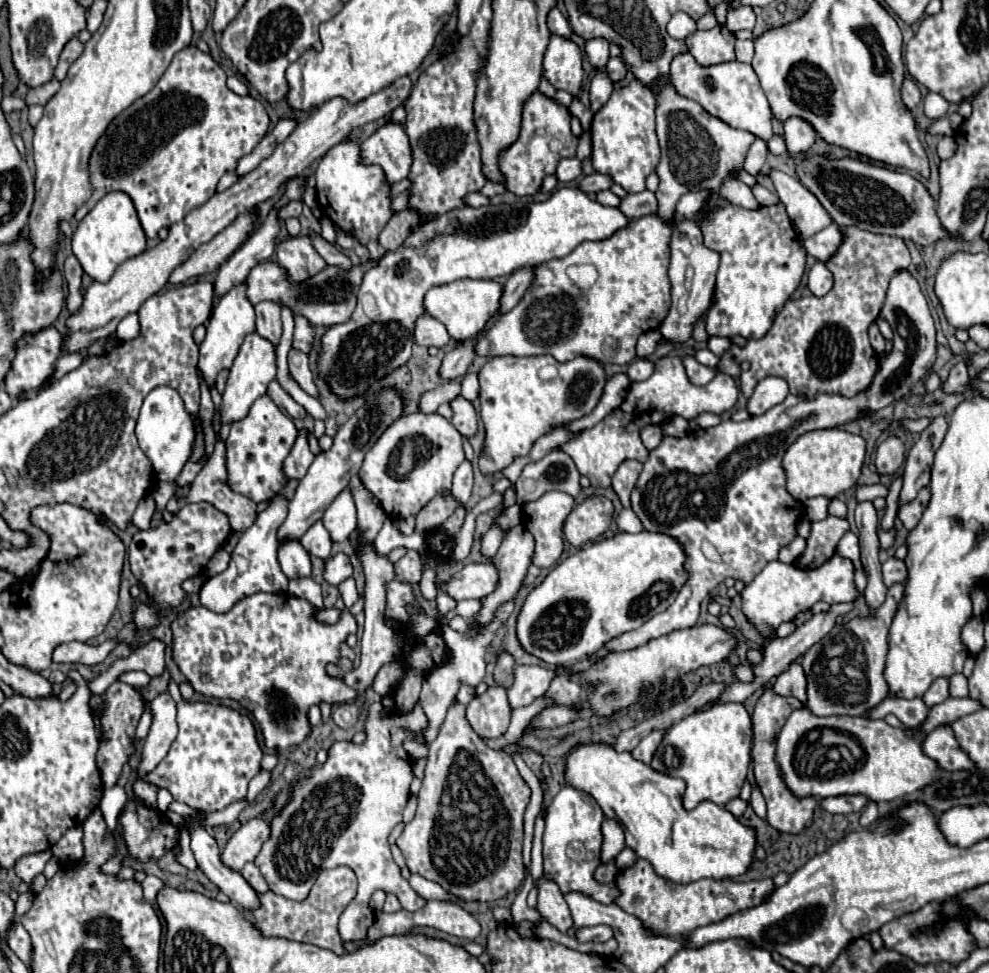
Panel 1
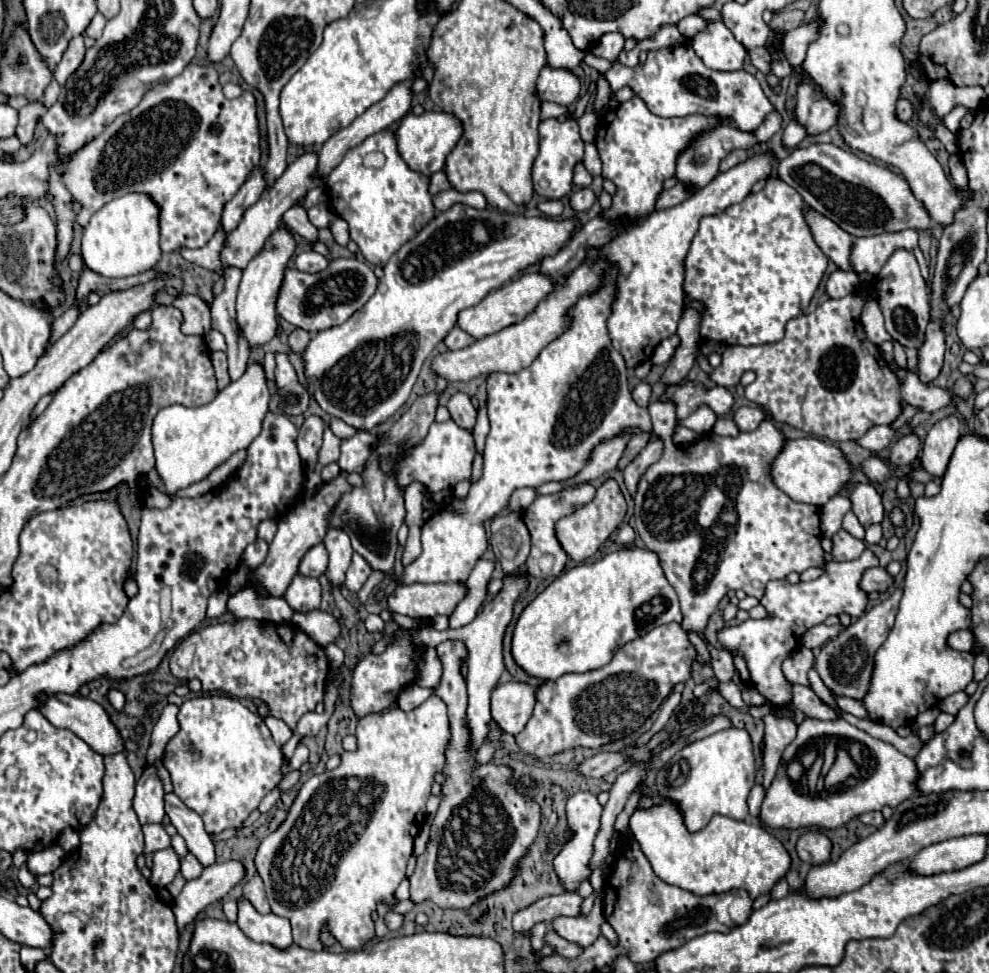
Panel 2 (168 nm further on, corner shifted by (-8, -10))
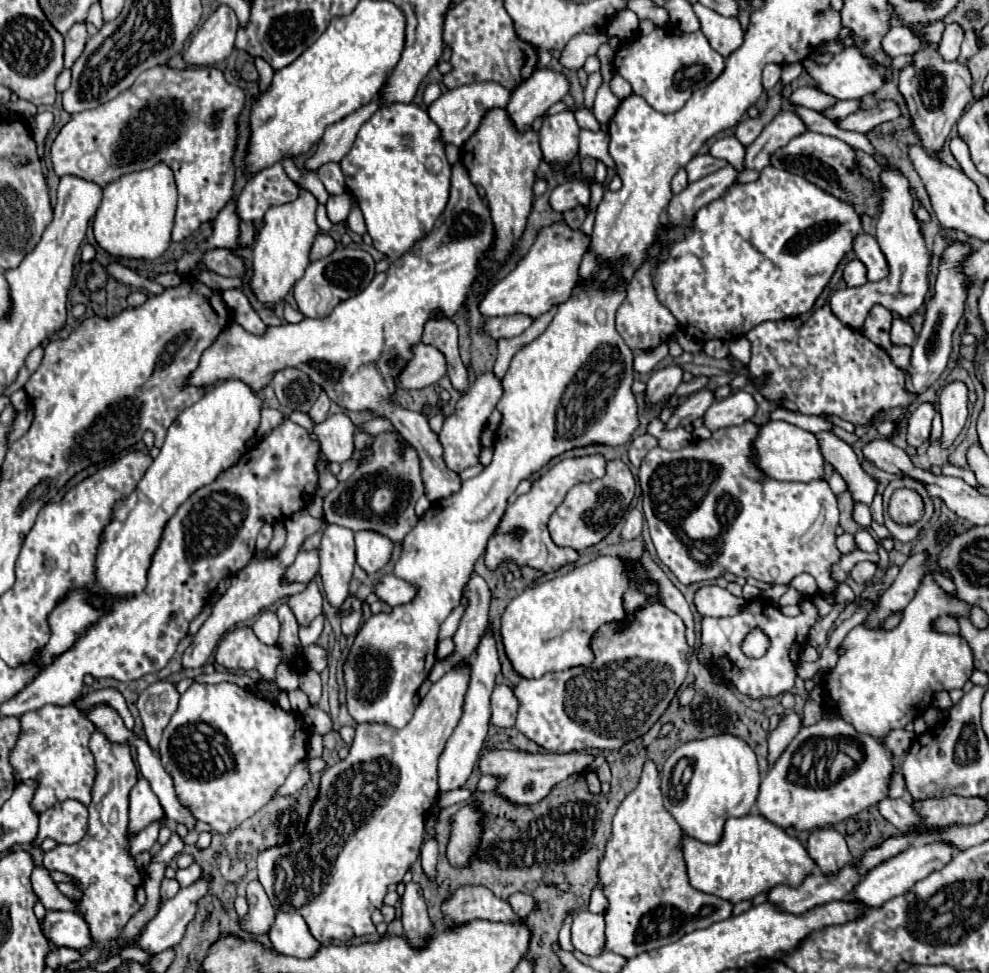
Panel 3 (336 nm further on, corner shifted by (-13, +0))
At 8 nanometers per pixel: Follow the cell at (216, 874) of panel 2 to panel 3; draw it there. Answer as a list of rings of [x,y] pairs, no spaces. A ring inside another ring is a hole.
[[[200,878],[192,886],[182,888],[174,898],[166,900],[156,918],[140,932],[136,946],[150,956],[174,948],[182,940],[188,922],[194,918],[196,902],[206,894],[206,890],[208,884]]]

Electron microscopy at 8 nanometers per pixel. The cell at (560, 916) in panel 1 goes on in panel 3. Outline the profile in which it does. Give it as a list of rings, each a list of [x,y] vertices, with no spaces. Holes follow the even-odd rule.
[[[588,910],[576,914],[572,922],[572,944],[586,956],[600,956],[606,944],[604,916]]]

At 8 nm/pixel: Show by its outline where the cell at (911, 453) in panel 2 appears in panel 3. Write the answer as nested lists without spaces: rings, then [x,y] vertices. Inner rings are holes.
[[[922,402],[908,420],[908,444],[910,446],[920,446],[924,440],[930,438],[930,428],[932,428],[932,418],[934,418],[936,410],[934,404],[930,402]]]

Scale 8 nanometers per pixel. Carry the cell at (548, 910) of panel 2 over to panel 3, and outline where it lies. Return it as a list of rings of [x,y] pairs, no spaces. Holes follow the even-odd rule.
[[[516,892],[516,894],[508,896],[508,904],[510,904],[510,906],[512,906],[512,910],[516,912],[516,916],[520,916],[520,918],[526,918],[526,916],[532,912],[534,900],[532,900],[532,896],[528,896],[528,894]]]

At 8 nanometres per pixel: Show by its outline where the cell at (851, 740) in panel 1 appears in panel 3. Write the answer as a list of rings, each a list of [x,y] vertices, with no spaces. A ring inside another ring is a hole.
[[[840,718],[820,720],[814,726],[802,726],[784,754],[776,760],[772,770],[764,776],[760,784],[760,794],[756,806],[760,814],[780,828],[794,830],[816,830],[824,826],[832,826],[846,818],[856,816],[860,810],[878,804],[888,796],[888,778],[892,774],[892,758],[886,754],[886,748],[876,742],[872,736],[856,734],[852,726],[848,726]],[[818,738],[846,738],[860,748],[862,760],[850,772],[842,772],[838,778],[830,778],[818,782],[814,776],[812,756],[818,750]]]

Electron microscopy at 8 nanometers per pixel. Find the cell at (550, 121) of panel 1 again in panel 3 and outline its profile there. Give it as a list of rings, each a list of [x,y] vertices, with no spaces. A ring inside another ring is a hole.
[[[570,110],[548,116],[540,128],[540,148],[546,162],[554,162],[564,170],[566,164],[578,154],[580,126]]]

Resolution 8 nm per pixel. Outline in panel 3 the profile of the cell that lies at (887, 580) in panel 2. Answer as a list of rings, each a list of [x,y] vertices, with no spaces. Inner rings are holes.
[[[858,562],[858,564],[852,568],[850,576],[854,578],[854,582],[866,584],[866,582],[872,582],[874,572],[876,572],[876,564],[872,564],[872,562]]]

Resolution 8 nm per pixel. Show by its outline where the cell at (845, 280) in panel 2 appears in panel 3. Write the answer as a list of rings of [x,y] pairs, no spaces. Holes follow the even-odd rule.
[[[852,260],[844,266],[844,280],[848,286],[862,286],[864,282],[868,282],[868,278],[864,278],[864,264],[860,260]]]

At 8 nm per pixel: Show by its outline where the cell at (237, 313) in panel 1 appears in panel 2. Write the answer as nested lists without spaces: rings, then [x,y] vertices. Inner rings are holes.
[[[279,228],[265,244],[265,248],[247,264],[243,270],[243,278],[237,292],[237,326],[245,340],[249,342],[249,348],[261,348],[277,334],[277,316],[275,316],[275,296],[279,292],[279,280],[283,280],[283,270],[287,260],[293,256],[295,242],[291,232],[285,228]]]

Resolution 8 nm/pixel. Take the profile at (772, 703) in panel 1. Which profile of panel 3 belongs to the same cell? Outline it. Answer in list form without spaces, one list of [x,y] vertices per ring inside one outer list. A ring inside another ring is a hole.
[[[834,828],[814,830],[808,838],[808,852],[824,874],[836,874],[840,868],[856,862],[848,852],[844,836],[834,832]]]

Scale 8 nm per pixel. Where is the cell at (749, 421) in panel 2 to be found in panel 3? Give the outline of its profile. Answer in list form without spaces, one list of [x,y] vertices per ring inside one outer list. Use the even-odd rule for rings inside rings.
[[[736,390],[724,400],[716,400],[704,414],[704,426],[712,432],[728,426],[738,426],[750,420],[756,414],[756,402],[754,398],[744,392]]]

